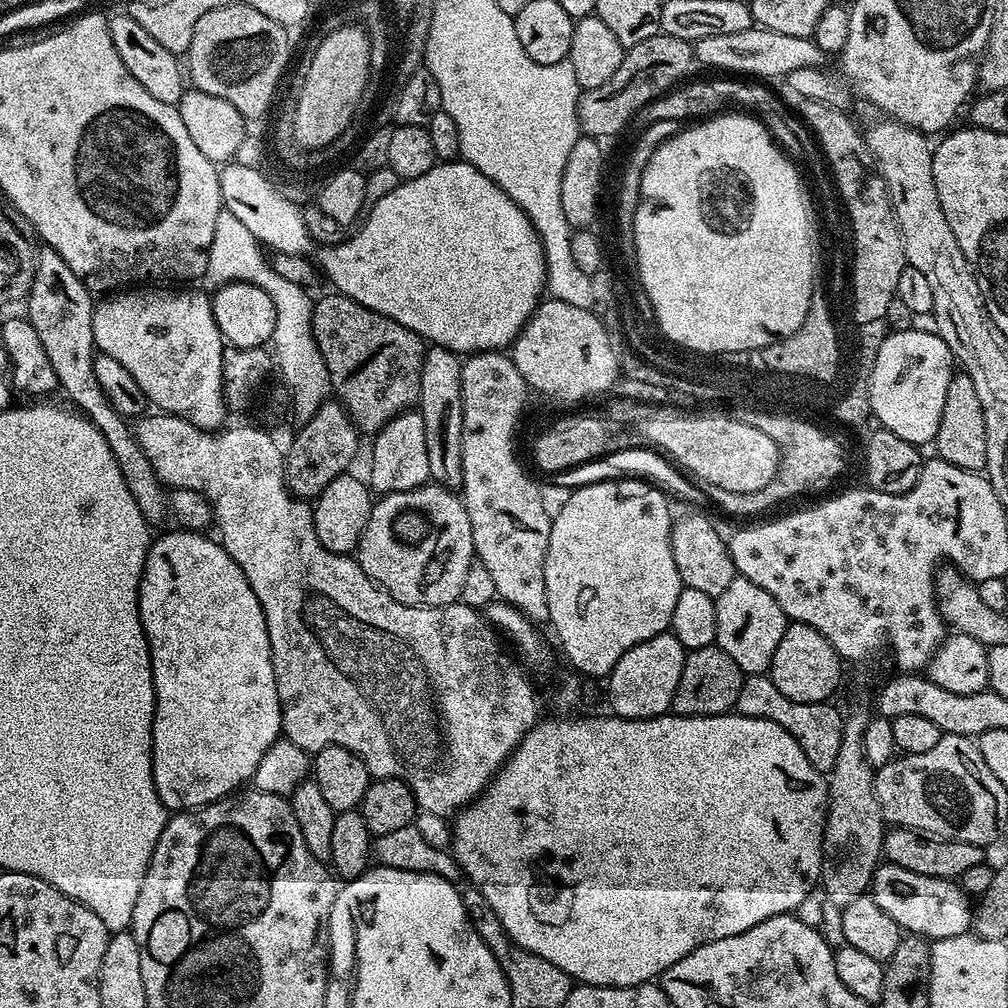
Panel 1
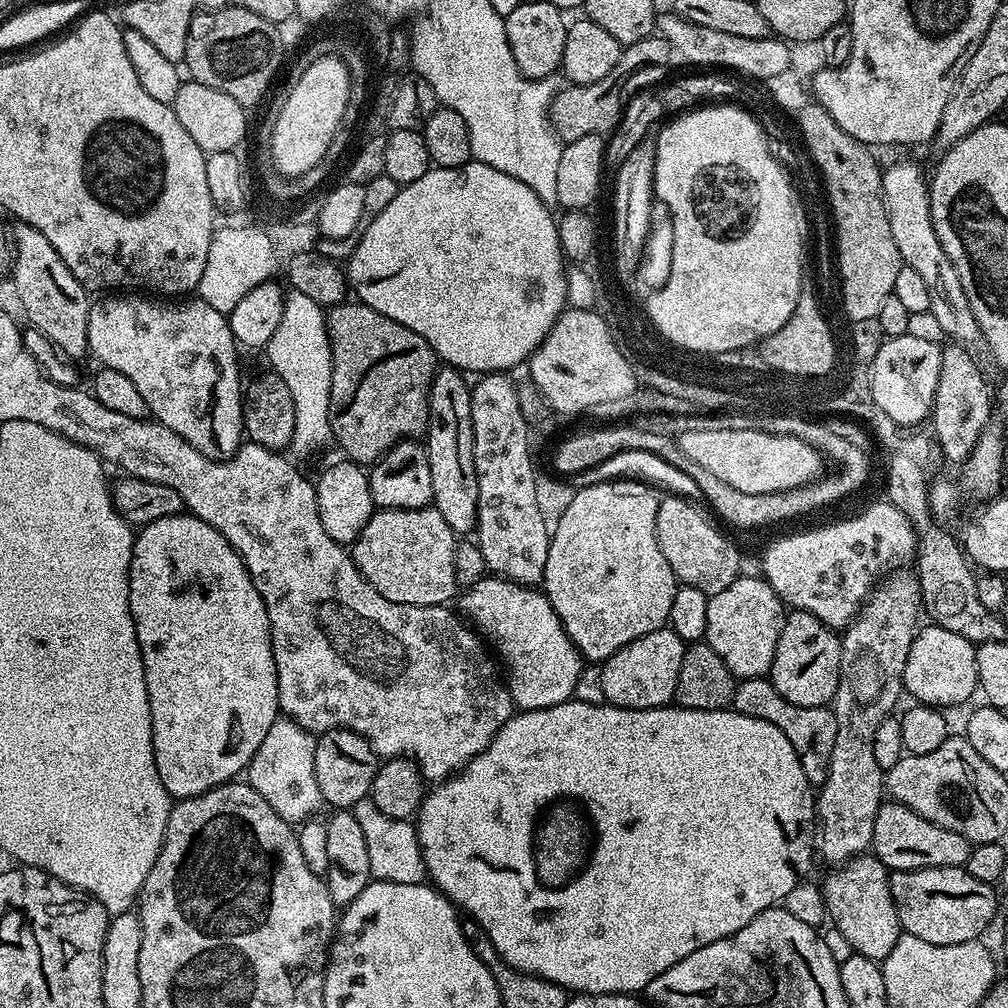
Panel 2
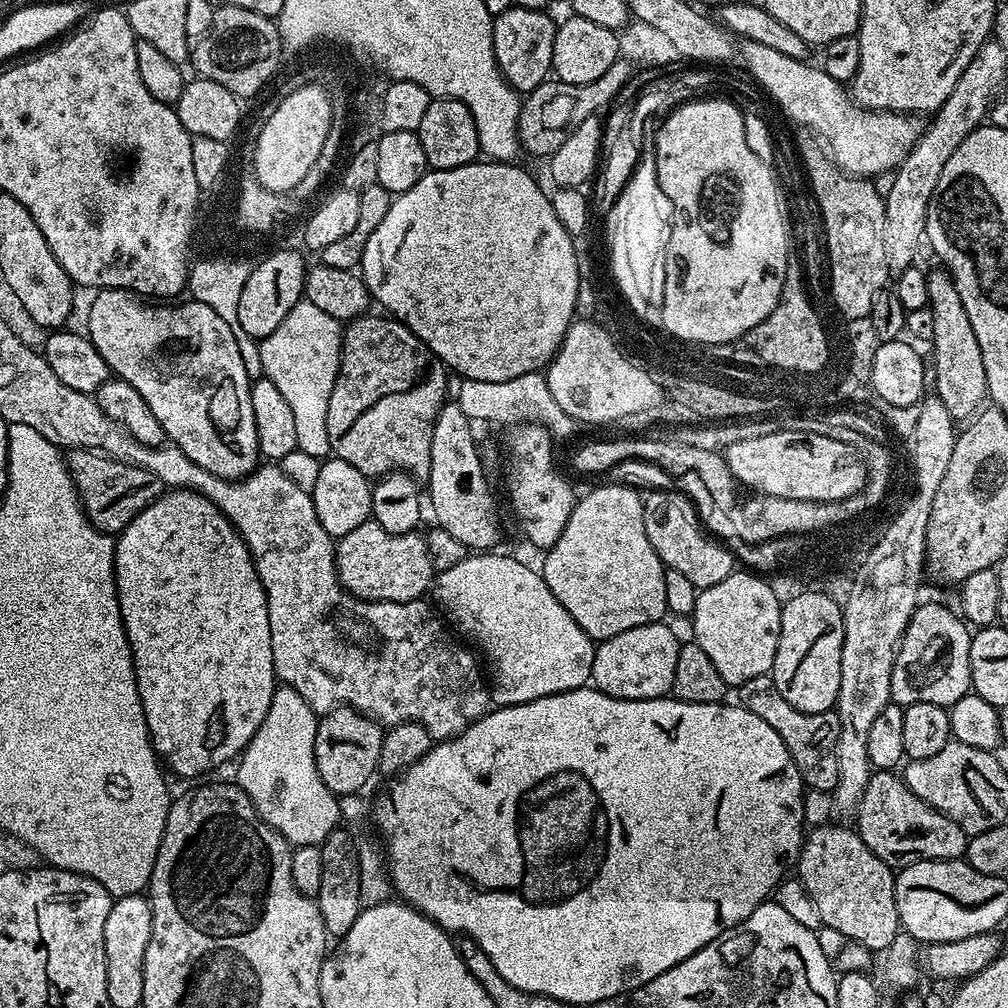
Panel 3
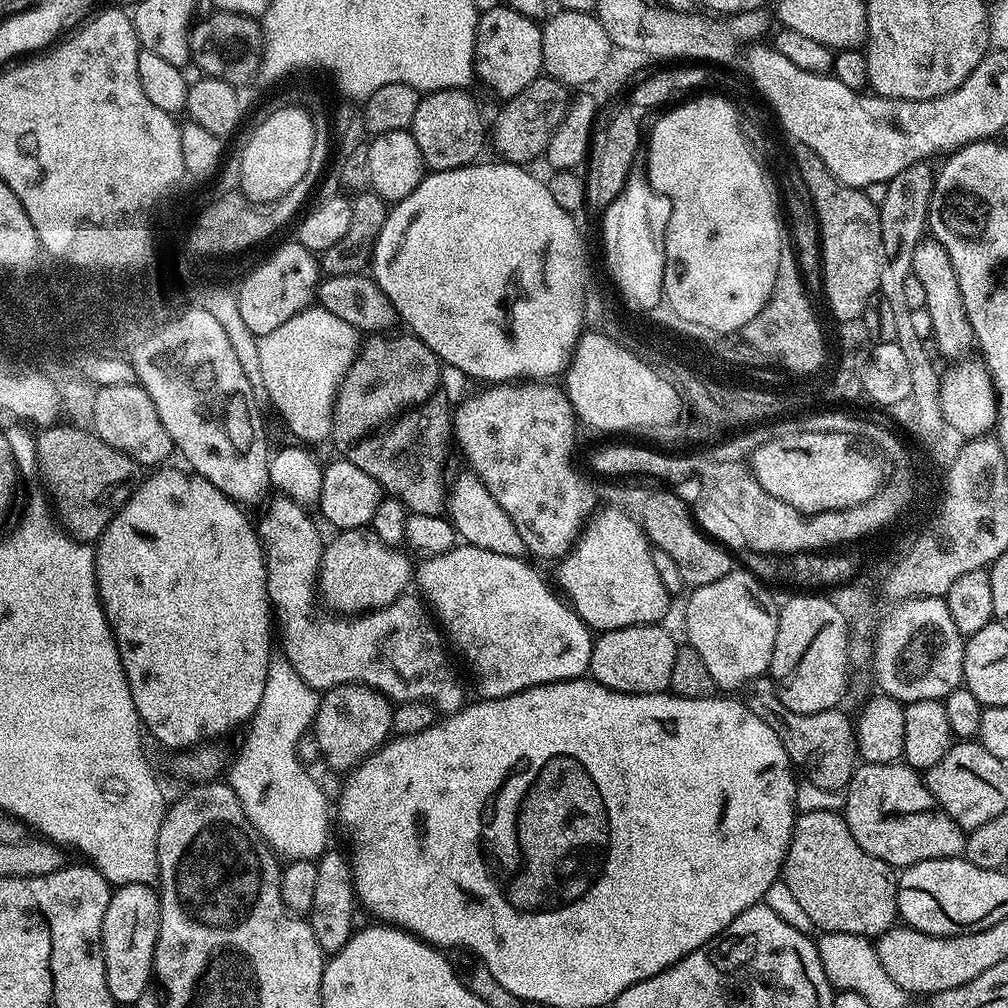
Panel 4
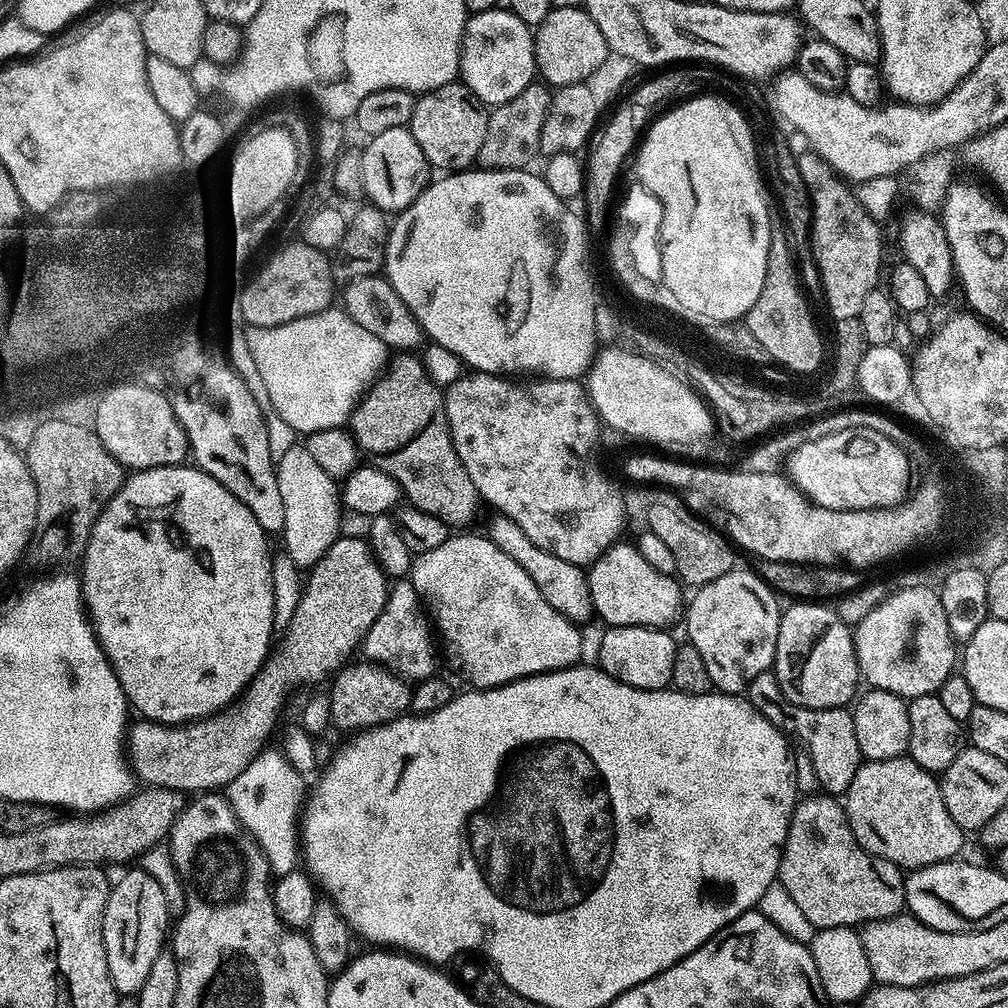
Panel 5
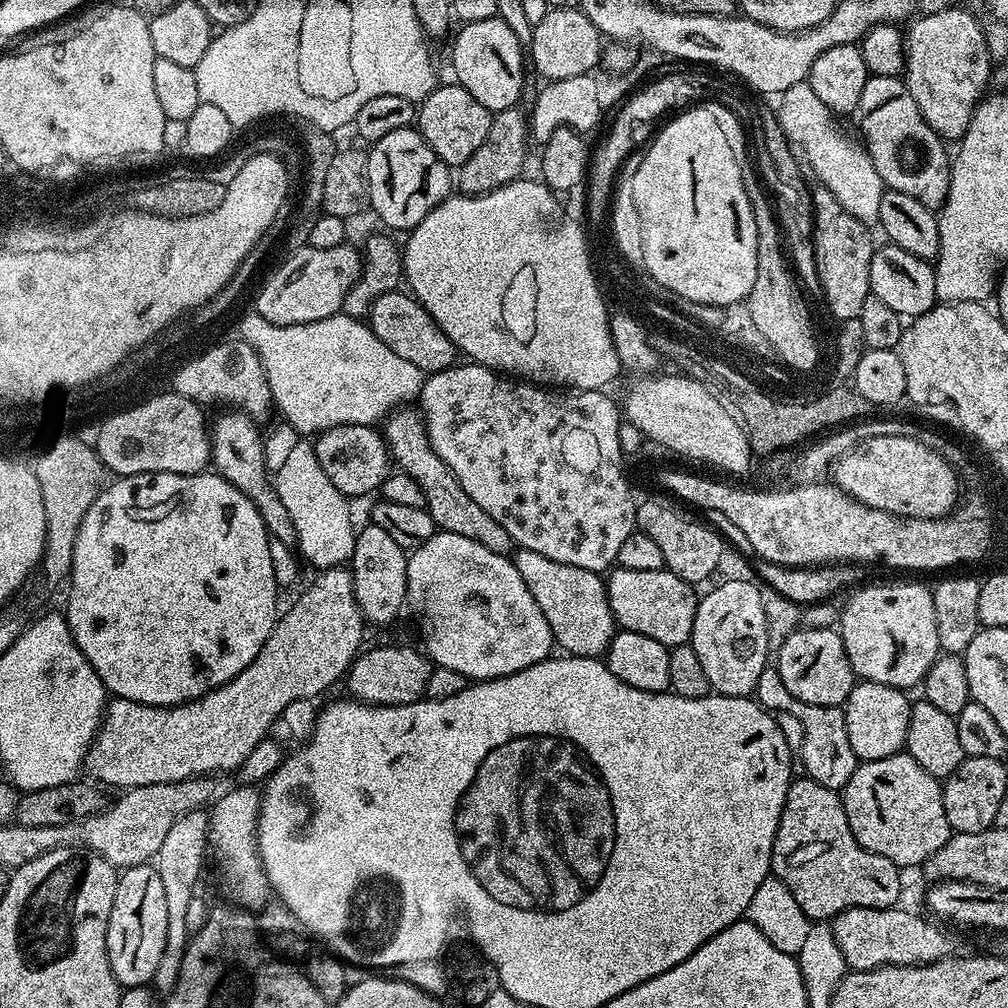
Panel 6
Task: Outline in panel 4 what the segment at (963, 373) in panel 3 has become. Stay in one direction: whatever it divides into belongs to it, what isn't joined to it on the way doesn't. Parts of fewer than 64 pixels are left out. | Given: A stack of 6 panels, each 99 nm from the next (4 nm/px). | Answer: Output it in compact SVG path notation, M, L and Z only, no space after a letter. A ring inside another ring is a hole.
M923 238L914 249L911 275L922 282L922 290L926 294L924 307L933 318L931 339L936 348L948 356L959 357L968 347L973 347L972 327L966 318L966 306L962 302L962 290L958 286L958 274L954 270L954 262L950 262L950 254L946 254L946 246L935 238Z

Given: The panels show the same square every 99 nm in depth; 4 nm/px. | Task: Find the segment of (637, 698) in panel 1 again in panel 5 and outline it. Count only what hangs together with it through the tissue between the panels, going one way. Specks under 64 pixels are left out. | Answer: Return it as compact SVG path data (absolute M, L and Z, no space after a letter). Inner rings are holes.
M608 626L603 630L605 632L600 636L600 649L596 652L595 663L603 672L610 674L610 678L619 684L647 692L658 692L671 685L674 654L678 647L678 640L671 636L671 631L642 626Z

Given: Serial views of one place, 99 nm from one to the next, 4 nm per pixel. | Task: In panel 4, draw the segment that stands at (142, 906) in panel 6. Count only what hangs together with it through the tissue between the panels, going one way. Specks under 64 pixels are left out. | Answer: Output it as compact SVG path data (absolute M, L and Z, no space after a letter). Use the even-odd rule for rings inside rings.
M122 884L113 891L110 902L106 906L104 915L104 935L102 937L102 947L104 949L104 965L106 966L106 986L110 986L110 994L117 1005L131 1006L142 998L144 992L149 991L150 984L148 979L152 980L154 976L154 961L156 959L156 943L158 942L158 930L160 929L160 898L155 887L147 884Z

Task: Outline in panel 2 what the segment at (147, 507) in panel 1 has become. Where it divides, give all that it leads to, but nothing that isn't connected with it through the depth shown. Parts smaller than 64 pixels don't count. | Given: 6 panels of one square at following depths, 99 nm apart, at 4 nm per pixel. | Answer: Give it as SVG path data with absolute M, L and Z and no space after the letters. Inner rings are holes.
M17 223L15 227L10 281L16 287L16 296L28 315L27 323L46 334L46 338L50 338L52 345L67 359L76 362L79 356L87 357L89 289L74 278L66 262L62 262L58 250L50 246L46 234L29 224Z

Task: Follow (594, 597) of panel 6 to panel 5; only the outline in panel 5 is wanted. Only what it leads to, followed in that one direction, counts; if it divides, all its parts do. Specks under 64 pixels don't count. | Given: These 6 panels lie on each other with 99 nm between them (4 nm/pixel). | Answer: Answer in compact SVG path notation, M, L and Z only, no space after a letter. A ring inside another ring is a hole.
M499 514L493 517L492 525L486 529L487 535L494 542L494 546L498 546L502 554L506 554L506 558L514 558L514 562L518 562L518 566L522 566L522 570L530 574L530 582L538 586L542 598L546 598L546 602L550 602L550 606L554 606L558 614L562 614L577 626L584 626L588 619L593 619L592 595L585 569L578 564L562 562L562 558L534 546L534 542L526 538L522 526L518 526L510 518Z

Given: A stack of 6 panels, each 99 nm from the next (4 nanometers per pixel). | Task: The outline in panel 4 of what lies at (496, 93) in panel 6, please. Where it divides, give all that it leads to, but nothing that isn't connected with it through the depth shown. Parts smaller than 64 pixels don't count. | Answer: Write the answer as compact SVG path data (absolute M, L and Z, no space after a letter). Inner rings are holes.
M501 6L489 12L479 13L476 22L474 46L474 72L486 87L497 92L500 98L517 96L541 75L542 34L537 21L518 14L513 8Z

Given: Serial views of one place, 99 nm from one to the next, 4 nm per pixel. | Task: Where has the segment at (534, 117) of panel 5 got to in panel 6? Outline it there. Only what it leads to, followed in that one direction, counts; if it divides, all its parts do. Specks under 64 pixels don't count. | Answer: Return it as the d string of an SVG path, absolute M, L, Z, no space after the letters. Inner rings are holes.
M519 107L507 108L493 115L490 122L490 134L486 134L486 142L470 154L470 158L459 165L460 180L458 176L459 191L465 196L481 196L487 192L498 190L506 186L511 180L517 179L524 168L524 159L528 156L530 145L530 129L528 116L520 113Z

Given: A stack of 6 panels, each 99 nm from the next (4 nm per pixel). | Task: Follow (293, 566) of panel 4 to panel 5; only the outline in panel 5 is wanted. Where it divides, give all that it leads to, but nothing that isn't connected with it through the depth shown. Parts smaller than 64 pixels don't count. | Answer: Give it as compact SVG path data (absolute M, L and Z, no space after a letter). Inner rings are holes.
M401 579L397 584L400 585L397 588L395 585L391 589L388 602L384 606L384 613L364 635L362 652L368 655L365 657L369 661L383 664L388 671L395 672L397 676L409 682L419 682L437 671L436 652L432 649L434 632L411 579Z

